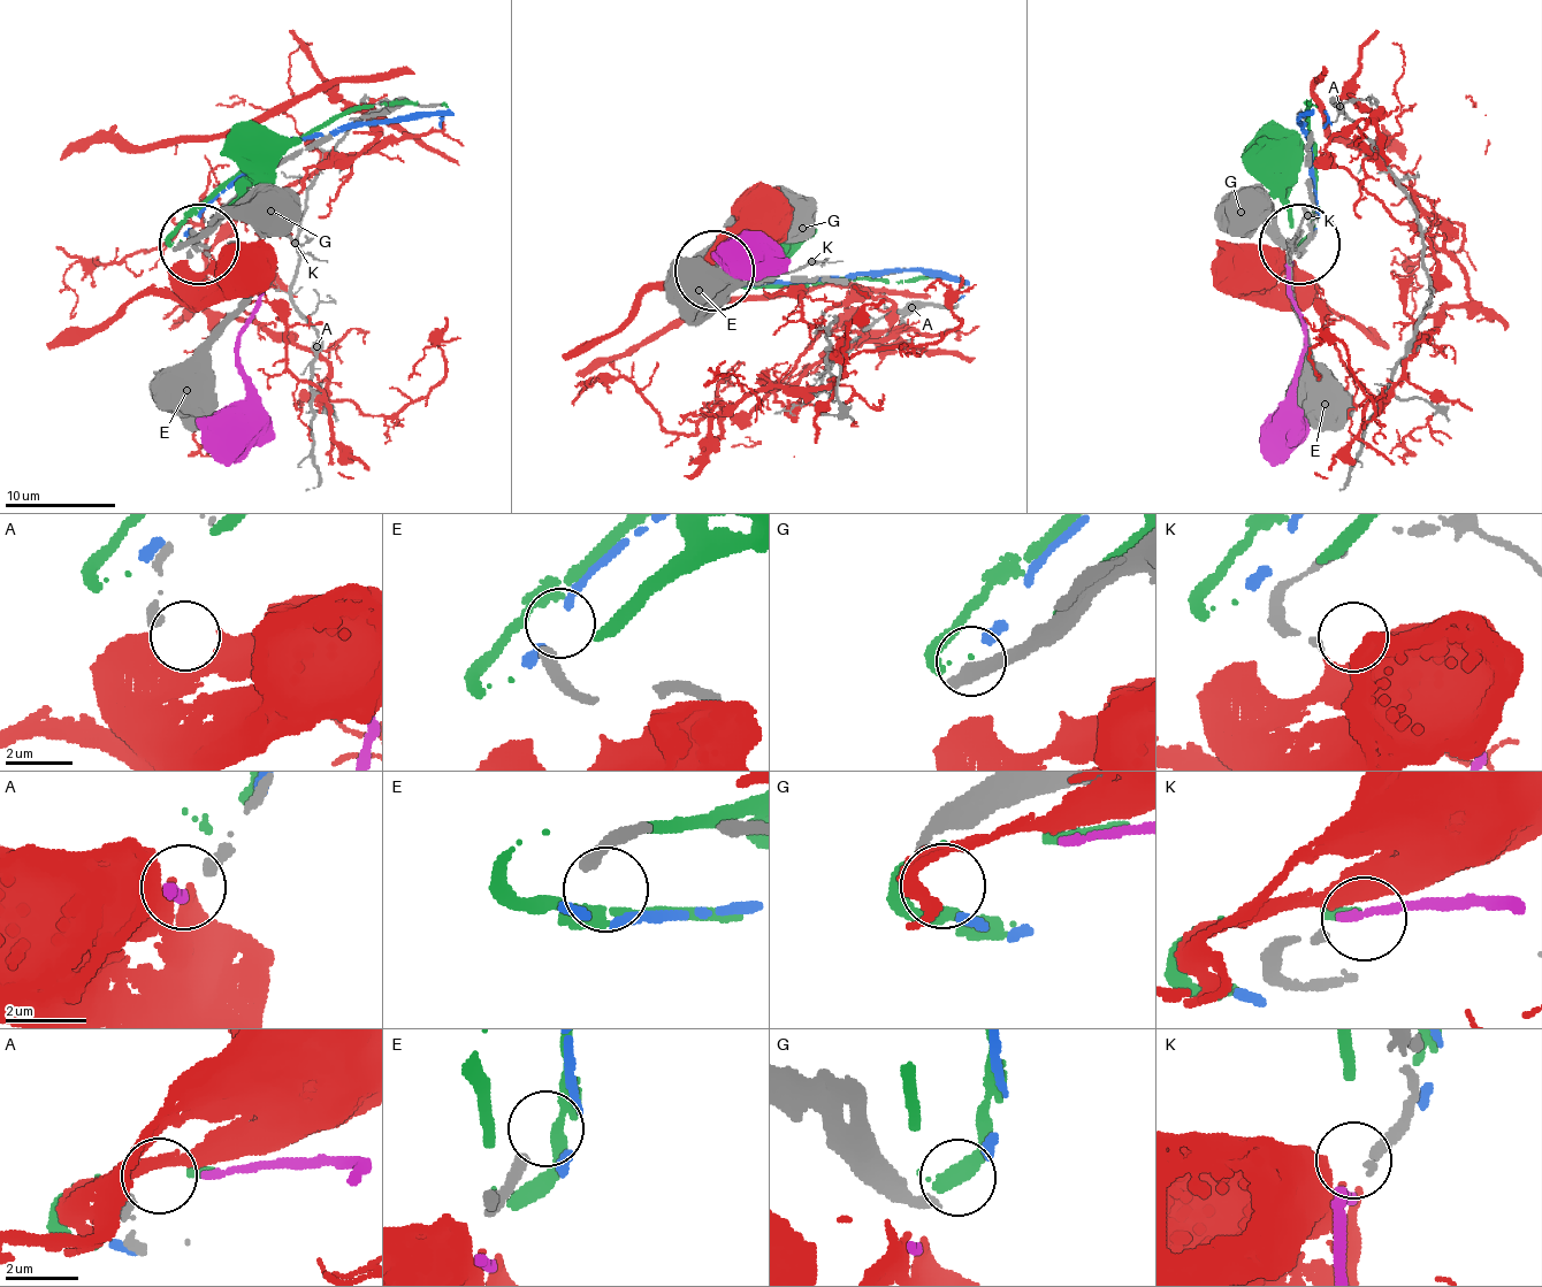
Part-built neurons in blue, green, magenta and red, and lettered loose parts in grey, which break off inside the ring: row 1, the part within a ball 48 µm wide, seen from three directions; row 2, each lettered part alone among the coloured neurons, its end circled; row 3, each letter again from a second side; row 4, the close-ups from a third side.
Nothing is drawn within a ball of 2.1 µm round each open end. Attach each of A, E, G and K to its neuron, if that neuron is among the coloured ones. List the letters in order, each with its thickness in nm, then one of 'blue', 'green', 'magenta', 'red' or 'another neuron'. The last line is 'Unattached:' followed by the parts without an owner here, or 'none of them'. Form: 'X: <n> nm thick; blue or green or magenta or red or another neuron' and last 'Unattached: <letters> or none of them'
A: 320 nm thick; magenta
E: 360 nm thick; another neuron
G: 260 nm thick; blue
K: 160 nm thick; another neuron
Unattached: E, K

